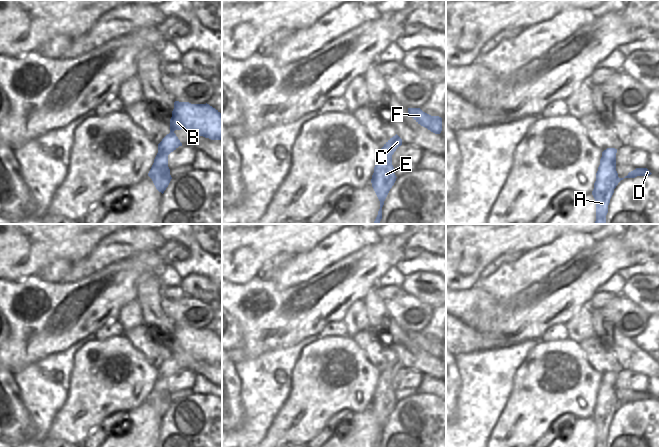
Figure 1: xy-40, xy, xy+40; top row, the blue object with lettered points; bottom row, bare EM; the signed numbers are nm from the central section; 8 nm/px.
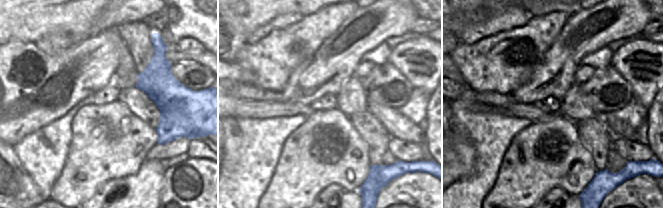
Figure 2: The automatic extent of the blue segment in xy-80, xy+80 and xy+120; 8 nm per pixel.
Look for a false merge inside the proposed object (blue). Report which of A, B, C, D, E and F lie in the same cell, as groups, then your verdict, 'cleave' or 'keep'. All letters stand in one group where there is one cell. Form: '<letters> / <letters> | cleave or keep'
A B C D E F | keep

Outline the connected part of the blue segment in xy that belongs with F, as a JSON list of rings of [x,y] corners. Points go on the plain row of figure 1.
[[[408,332],[410,340],[421,350],[427,352],[435,358],[442,355],[442,342],[439,340],[431,340],[423,336],[420,332]]]

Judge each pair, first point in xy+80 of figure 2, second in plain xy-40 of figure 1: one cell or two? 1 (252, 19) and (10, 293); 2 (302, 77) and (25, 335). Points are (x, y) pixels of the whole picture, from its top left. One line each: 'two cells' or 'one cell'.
1: two cells
2: one cell

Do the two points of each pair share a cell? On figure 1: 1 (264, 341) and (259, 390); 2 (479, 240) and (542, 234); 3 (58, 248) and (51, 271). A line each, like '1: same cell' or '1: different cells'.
1: different cells
2: same cell
3: different cells

